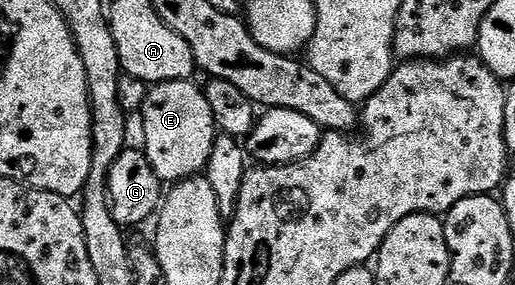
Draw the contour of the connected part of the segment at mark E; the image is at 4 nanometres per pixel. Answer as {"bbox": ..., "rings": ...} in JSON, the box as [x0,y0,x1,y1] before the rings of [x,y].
{"bbox":[142,79,218,185],"rings":[[[175,79],[169,83],[149,86],[144,102],[142,150],[164,185],[181,183],[184,179],[199,176],[210,161],[211,149],[218,136],[210,101],[206,101],[203,90],[194,84],[192,81]]]}

